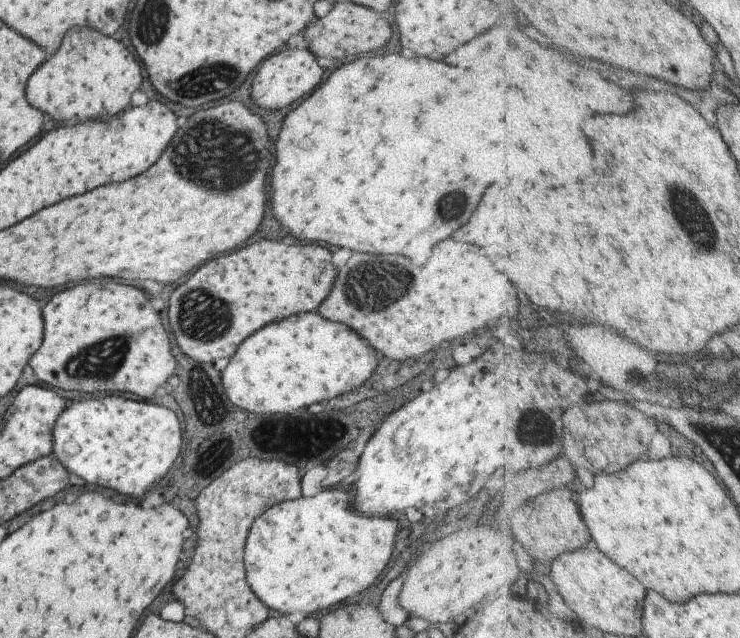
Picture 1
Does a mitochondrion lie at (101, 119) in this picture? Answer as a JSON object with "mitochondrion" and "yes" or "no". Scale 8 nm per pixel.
{"mitochondrion":"no"}

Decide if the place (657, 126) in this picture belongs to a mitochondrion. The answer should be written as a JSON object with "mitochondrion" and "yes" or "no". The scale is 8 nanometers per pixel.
{"mitochondrion":"no"}

